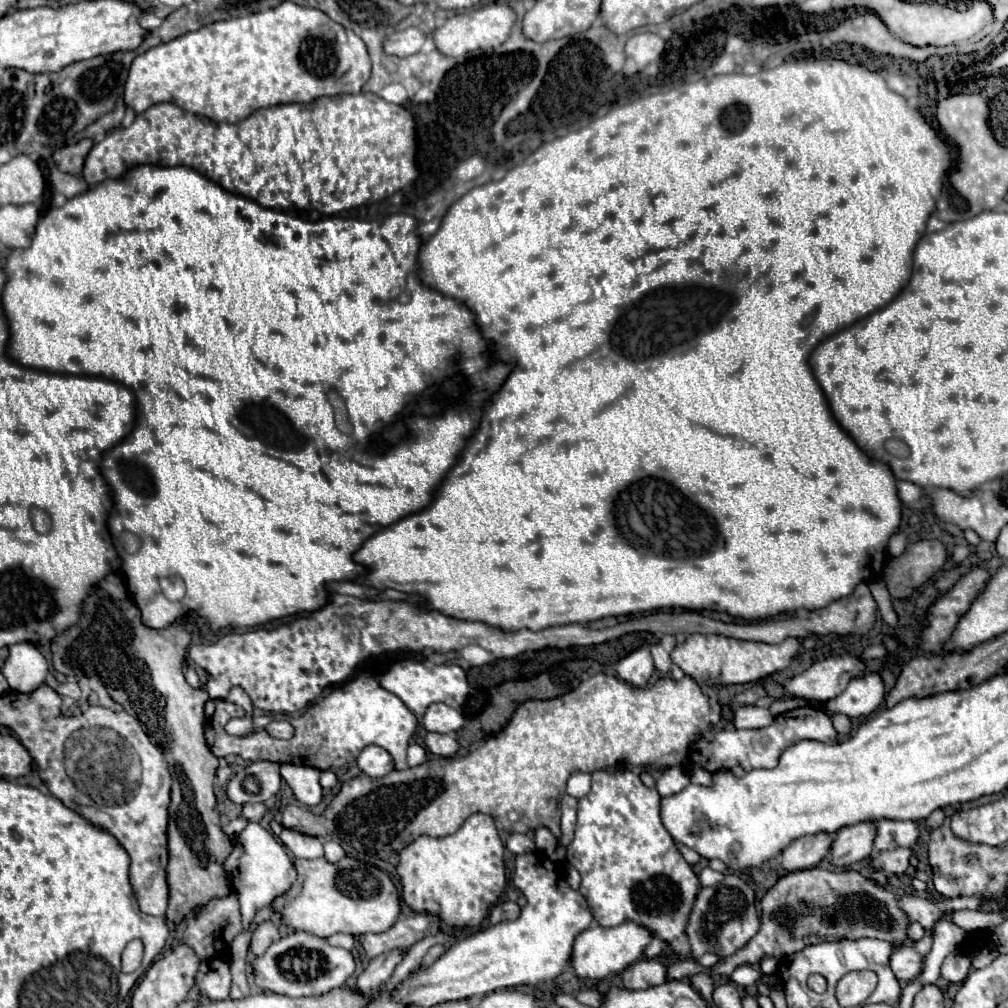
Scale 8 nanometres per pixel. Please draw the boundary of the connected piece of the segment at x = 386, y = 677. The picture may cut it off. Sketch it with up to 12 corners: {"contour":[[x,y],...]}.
{"contour":[[399,660],[379,684],[417,716],[443,702],[461,710],[470,693],[455,664]]}

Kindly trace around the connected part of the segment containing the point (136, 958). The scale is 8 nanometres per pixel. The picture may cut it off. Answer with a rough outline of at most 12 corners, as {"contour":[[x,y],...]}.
{"contour":[[131,940],[121,956],[121,972],[135,972],[143,958],[141,940]]}

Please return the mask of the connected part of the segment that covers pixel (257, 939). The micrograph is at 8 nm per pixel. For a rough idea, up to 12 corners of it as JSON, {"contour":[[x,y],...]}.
{"contour":[[271,920],[253,932],[249,950],[263,956],[281,936]]}

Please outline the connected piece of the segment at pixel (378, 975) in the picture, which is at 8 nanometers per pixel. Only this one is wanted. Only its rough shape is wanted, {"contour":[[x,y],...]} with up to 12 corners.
{"contour":[[403,950],[379,954],[363,970],[357,988],[367,996],[375,992],[397,964]]}

